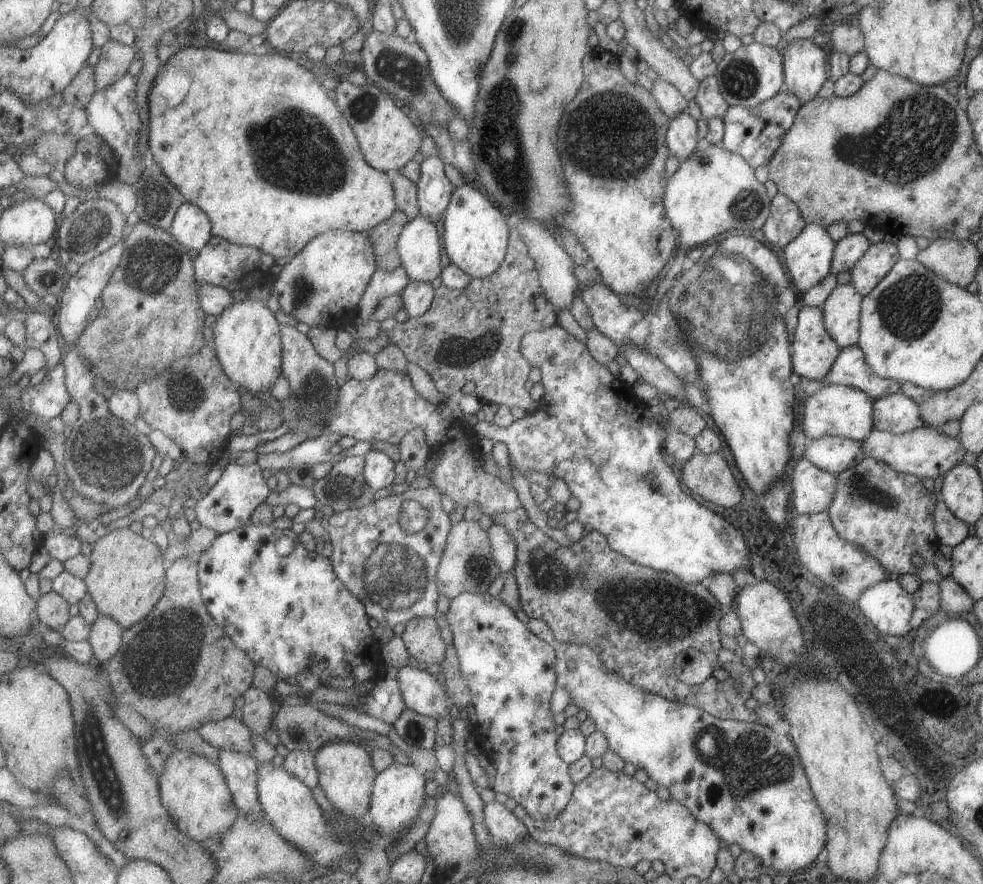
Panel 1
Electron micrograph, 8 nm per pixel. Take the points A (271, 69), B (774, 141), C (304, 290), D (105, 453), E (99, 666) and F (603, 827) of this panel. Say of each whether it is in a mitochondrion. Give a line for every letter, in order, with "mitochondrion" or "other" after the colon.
A: other
B: other
C: mitochondrion
D: mitochondrion
E: other
F: other

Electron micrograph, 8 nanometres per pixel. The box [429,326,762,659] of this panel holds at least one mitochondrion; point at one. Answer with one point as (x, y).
(664, 613)

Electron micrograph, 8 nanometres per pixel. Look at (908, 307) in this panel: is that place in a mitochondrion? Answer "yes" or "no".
yes

